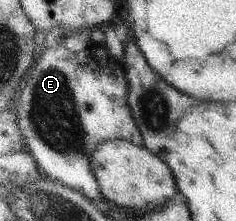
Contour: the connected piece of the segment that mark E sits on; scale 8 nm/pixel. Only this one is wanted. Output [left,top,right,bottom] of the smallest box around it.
[16,41,146,201]

